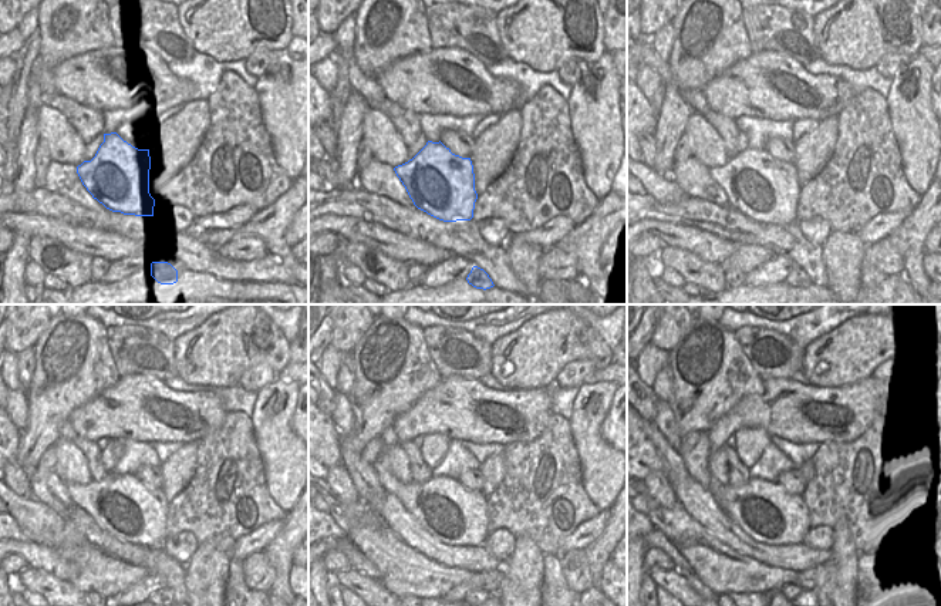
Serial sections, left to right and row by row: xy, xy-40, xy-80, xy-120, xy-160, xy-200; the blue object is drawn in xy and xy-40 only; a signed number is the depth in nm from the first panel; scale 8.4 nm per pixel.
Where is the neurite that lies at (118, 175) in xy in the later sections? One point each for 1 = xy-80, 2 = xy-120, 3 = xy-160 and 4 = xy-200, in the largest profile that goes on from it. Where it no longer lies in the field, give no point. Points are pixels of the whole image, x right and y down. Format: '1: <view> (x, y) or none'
1: xy-80 (765, 189)
2: xy-120 (122, 505)
3: xy-160 (449, 512)
4: xy-200 (762, 509)

